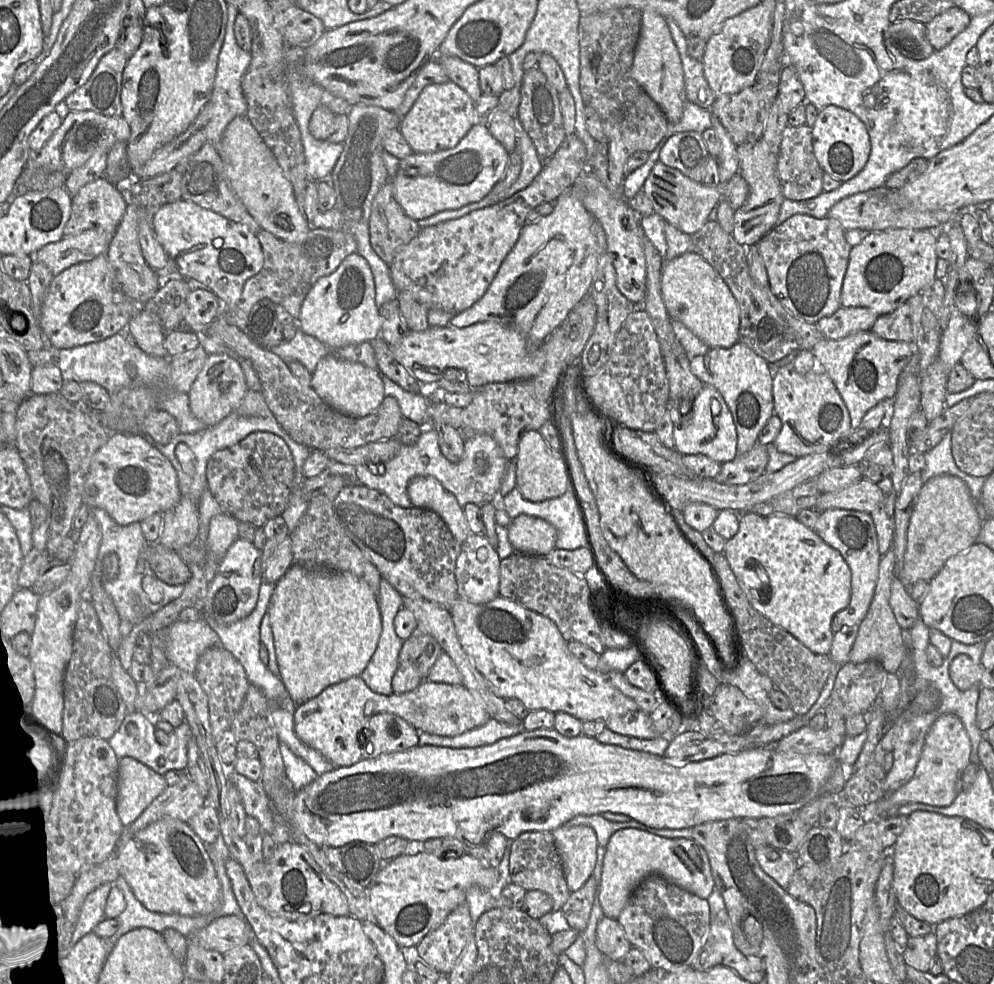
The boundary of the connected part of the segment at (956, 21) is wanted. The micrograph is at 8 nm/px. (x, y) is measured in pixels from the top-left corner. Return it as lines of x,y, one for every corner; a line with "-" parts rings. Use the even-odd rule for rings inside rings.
952,7
925,25
926,37
935,51
946,47
970,23
970,16
959,7

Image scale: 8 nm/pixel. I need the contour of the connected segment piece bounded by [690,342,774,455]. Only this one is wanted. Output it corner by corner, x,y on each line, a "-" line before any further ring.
737,342
729,348
710,348
705,354
694,357
690,360
690,370
703,384
716,388
727,404
737,432
737,455
750,451
758,443
760,431
774,415
771,365
745,344

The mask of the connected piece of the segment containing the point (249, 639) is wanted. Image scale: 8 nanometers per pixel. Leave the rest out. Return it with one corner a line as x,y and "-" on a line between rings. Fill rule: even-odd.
262,581
258,600
253,611
245,618
238,620
231,624
218,624
209,617
204,617
206,622
218,634
221,645
231,652
242,664
250,684
258,687
265,695
271,715
275,724
276,733
280,743
286,744
290,750
308,763
316,772
318,776
329,772
335,766
327,760
322,754
313,749
312,747
304,744
296,735
294,731
294,712
297,704
292,700
289,692
287,691
281,678
275,676
260,659
259,646
260,646
260,625
263,616
268,610
271,595
274,591
275,584

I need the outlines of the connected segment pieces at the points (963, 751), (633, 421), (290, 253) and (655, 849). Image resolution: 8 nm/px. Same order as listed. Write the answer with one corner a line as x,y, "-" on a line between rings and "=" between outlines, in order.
947,713
947,714
941,715
932,724
932,726
930,727
929,731
926,734
923,749
922,749
922,752
921,752
921,756
920,756
920,759
917,763
917,766
916,766
913,777
906,784
899,787
897,790
895,790
891,793
887,793
886,795
884,795
884,797
882,797
878,801
866,806
863,809
863,811
867,815
867,819
868,819
868,817
883,817
883,816
888,816
888,815
899,815
899,814
893,814
893,812
895,810
897,810
899,806
905,805
905,804
908,804
908,803
923,803
923,804
927,804
927,805
931,805
931,806
938,806
938,807
951,805
953,803
953,801
955,800
958,792
959,792
959,778
960,778
960,775
963,772
963,770
968,766
968,764
971,763
970,762
970,754
971,754
971,741
970,741
970,738
967,734
967,731
966,731
966,729
963,725
962,721
960,720
960,718
958,716
956,716
955,714
952,714
952,713
=
634,310
619,329
608,361
594,374
586,376
586,387
593,402
620,425
655,432
669,407
667,379
660,344
645,310
=
311,227
306,238
298,243
279,239
265,229
261,229
257,237
264,255
263,267
245,282
237,305
234,308
225,307
225,314
222,315
230,324
242,331
246,327
252,307
263,299
283,306
295,320
298,320
303,301
316,281
333,273
348,255
357,253
355,237
340,230
=
635,828
616,831
606,845
598,898
605,917
617,920
629,897
637,886
649,875
658,875
668,882
688,891
701,899
707,899
715,888
710,862
703,847
690,838
665,838

